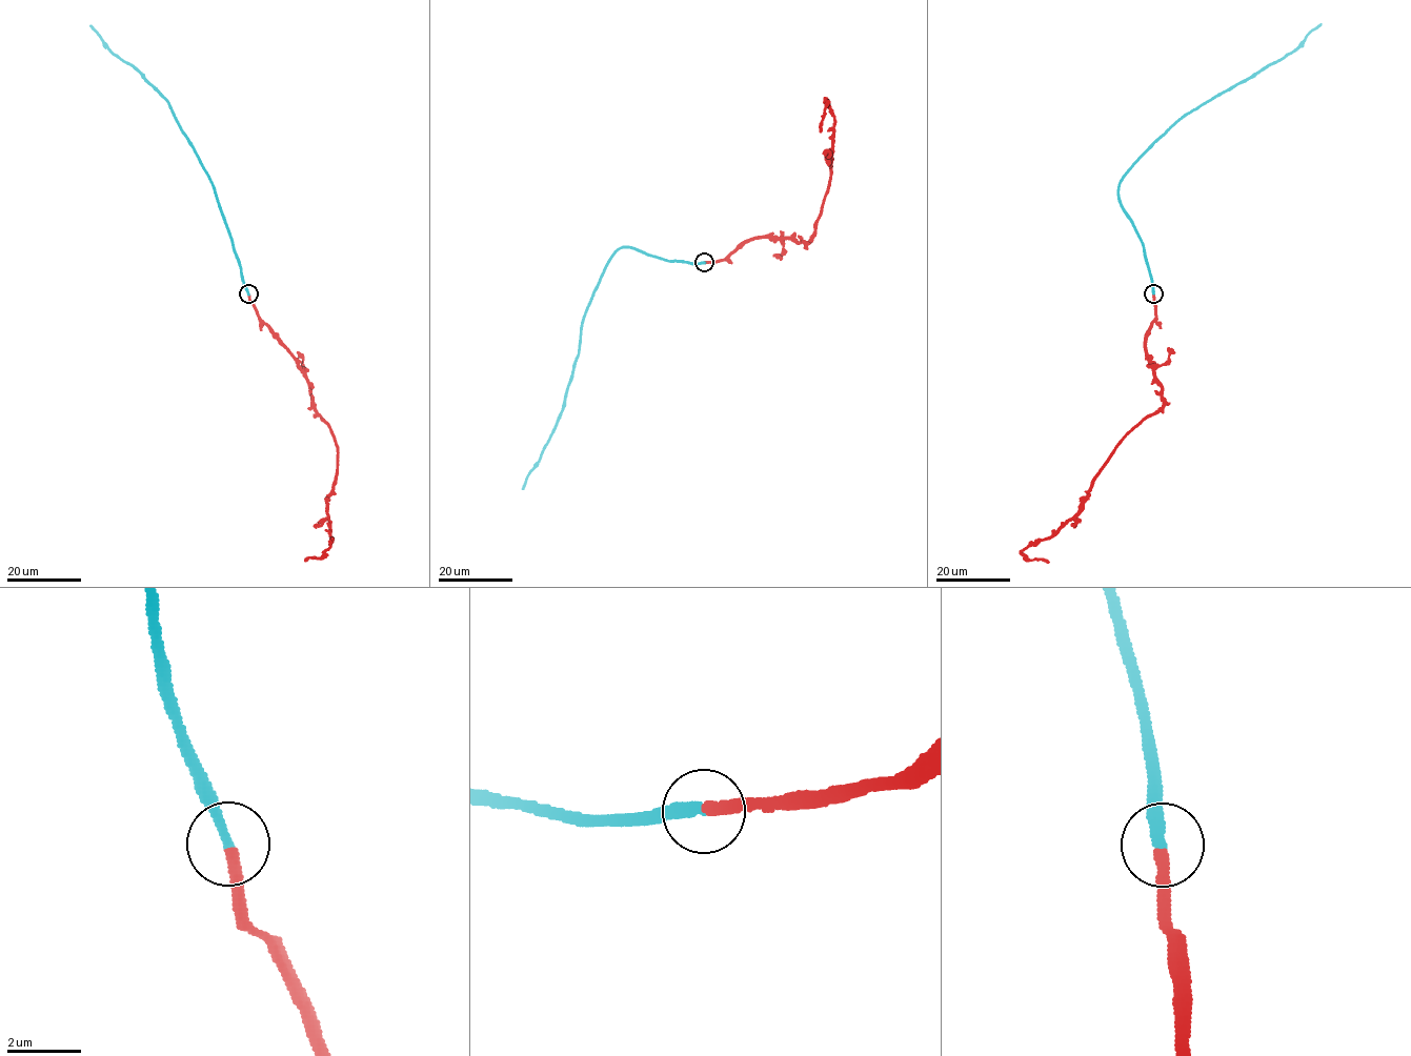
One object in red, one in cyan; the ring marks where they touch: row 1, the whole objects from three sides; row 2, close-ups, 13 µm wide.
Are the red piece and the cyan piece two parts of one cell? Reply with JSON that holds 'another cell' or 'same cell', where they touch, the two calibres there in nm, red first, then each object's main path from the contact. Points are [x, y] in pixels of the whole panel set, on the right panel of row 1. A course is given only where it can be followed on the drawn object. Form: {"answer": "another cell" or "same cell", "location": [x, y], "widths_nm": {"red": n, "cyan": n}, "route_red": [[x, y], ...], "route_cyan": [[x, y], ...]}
{"answer": "same cell", "location": [1153, 293], "widths_nm": {"red": 320, "cyan": 280}, "route_red": [[1153, 293], [1146, 351], [1163, 403], [1116, 447], [1083, 507], [1021, 551], [1048, 562]], "route_cyan": [[1153, 292], [1143, 242], [1121, 203], [1120, 181], [1188, 114], [1293, 52], [1321, 24]]}

